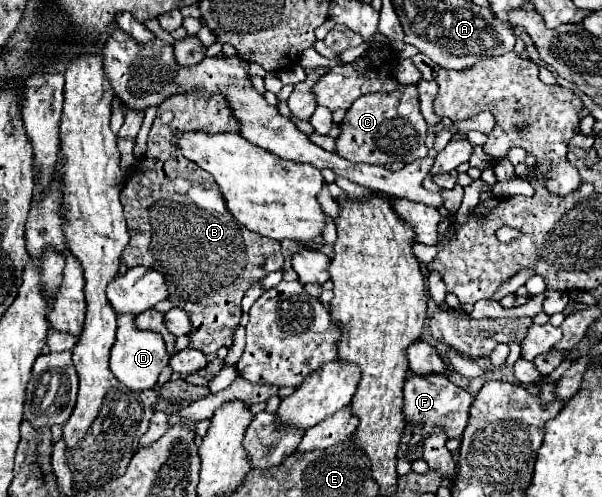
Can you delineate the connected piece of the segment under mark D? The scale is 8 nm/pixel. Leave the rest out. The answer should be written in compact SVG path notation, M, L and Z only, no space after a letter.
M134 314L118 316L118 332L110 354L110 370L126 388L134 392L152 390L158 384L158 376L168 366L168 362L170 354L166 354L166 344L160 334L138 330L134 326Z

